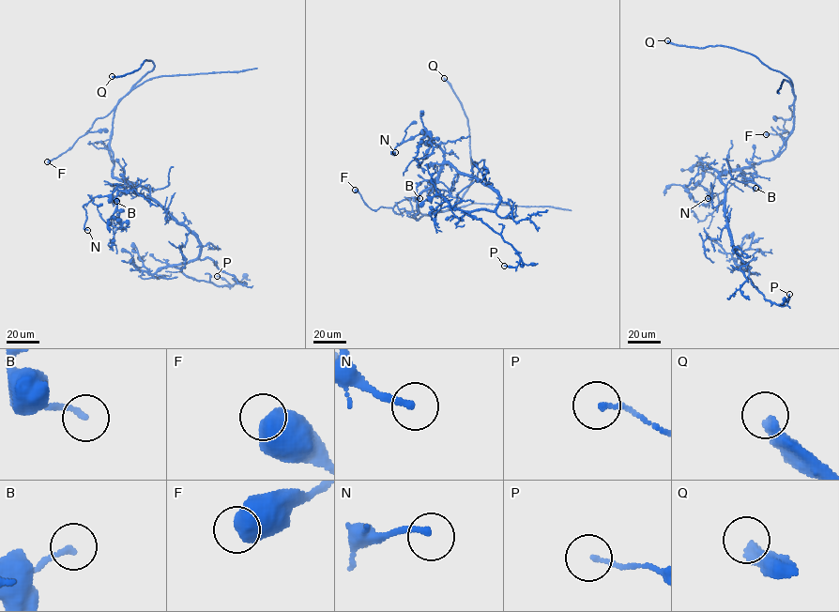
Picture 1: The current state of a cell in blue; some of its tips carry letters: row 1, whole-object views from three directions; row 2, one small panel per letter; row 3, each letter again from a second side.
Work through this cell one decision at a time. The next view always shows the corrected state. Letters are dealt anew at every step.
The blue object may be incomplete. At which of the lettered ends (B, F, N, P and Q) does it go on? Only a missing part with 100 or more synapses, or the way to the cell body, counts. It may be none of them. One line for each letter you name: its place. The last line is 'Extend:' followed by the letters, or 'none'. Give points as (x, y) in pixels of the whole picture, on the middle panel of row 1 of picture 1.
Q: (444, 78)
Extend: Q

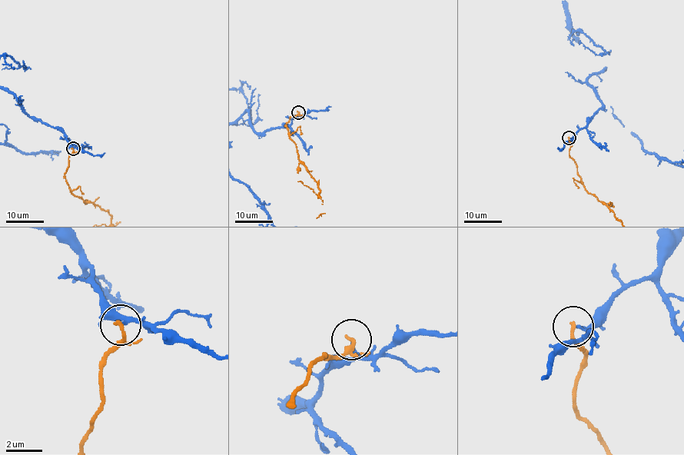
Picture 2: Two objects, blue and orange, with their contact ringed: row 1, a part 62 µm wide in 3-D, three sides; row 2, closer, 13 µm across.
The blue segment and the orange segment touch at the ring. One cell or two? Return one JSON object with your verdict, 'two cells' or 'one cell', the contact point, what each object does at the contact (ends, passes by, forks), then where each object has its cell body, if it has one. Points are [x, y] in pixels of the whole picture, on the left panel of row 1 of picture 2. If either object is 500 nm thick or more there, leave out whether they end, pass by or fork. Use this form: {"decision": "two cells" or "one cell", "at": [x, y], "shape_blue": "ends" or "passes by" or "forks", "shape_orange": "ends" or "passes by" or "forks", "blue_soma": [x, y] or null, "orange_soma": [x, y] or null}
{"decision": "two cells", "at": [73, 148], "shape_blue": "passes by", "shape_orange": "ends", "blue_soma": null, "orange_soma": null}

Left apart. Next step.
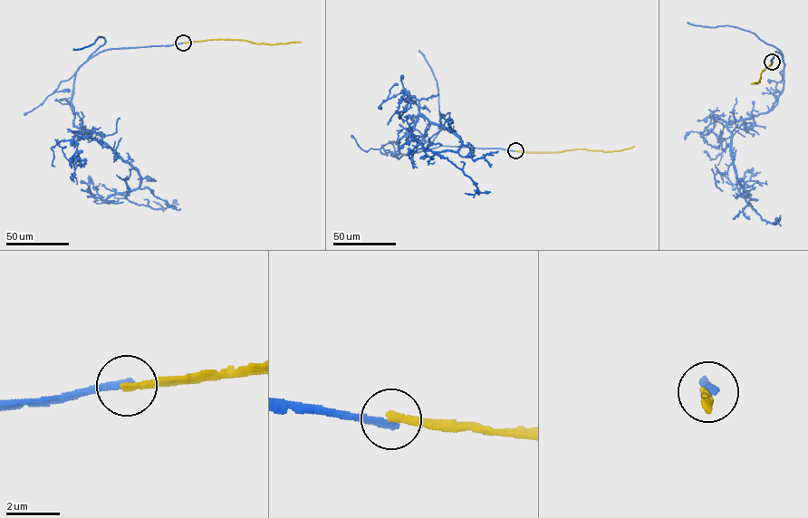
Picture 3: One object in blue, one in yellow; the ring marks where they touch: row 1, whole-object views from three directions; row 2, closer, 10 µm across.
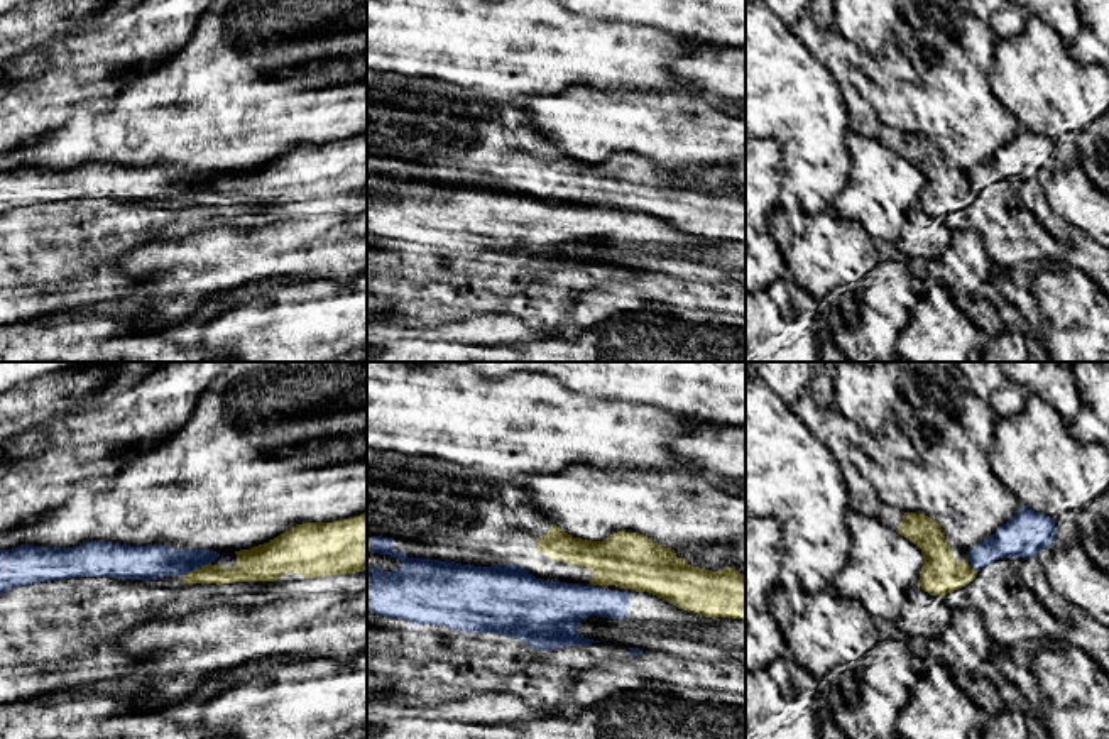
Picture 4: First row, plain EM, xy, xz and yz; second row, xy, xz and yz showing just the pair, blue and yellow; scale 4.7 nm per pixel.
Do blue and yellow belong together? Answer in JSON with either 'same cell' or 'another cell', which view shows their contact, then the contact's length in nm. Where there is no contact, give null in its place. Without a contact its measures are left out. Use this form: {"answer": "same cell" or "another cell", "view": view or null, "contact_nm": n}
{"answer": "another cell", "view": "xy", "contact_nm": 170}

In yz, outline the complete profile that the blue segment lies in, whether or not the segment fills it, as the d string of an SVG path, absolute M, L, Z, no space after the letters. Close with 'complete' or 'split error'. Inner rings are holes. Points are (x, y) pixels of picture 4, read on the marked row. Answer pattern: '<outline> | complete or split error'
M1021 506L989 539L967 551L967 556L970 568L979 572L999 558L1021 556L1028 560L1055 543L1055 519Z | complete

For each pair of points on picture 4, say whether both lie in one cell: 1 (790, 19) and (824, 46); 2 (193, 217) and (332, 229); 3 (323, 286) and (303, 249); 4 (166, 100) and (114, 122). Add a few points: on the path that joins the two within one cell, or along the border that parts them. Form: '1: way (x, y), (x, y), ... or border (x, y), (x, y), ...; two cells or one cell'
1: border (800, 17), (792, 29); two cells
2: border (262, 225), (252, 230), (223, 229); two cells
3: border (281, 279), (349, 281); two cells
4: way (152, 110), (141, 122), (127, 122); one cell

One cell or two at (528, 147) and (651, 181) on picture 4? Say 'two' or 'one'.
one

